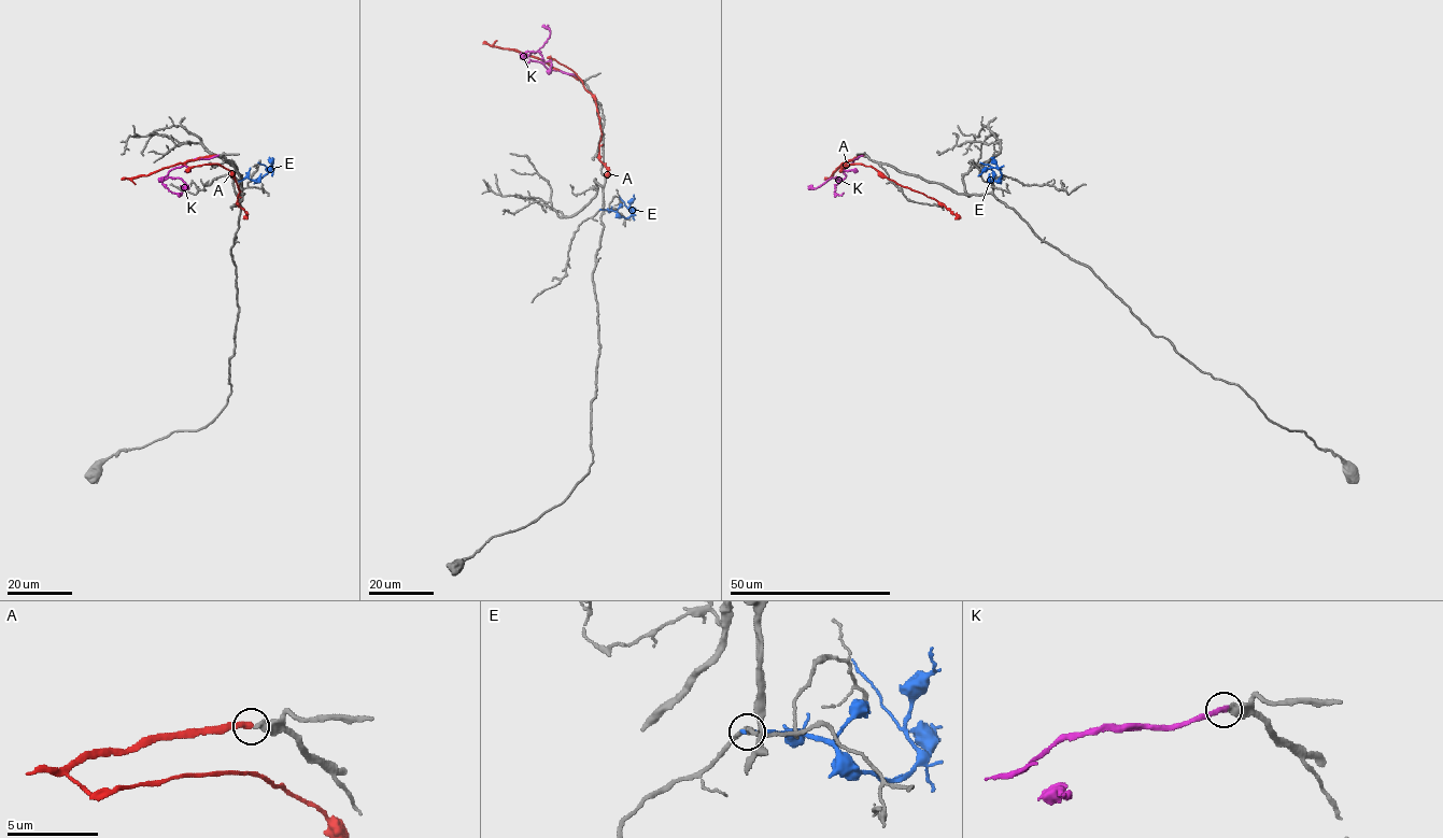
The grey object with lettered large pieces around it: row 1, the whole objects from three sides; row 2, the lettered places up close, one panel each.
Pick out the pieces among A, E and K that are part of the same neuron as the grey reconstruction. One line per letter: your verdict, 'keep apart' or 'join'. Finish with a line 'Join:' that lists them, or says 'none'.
A: keep apart
E: keep apart
K: join
Join: K

